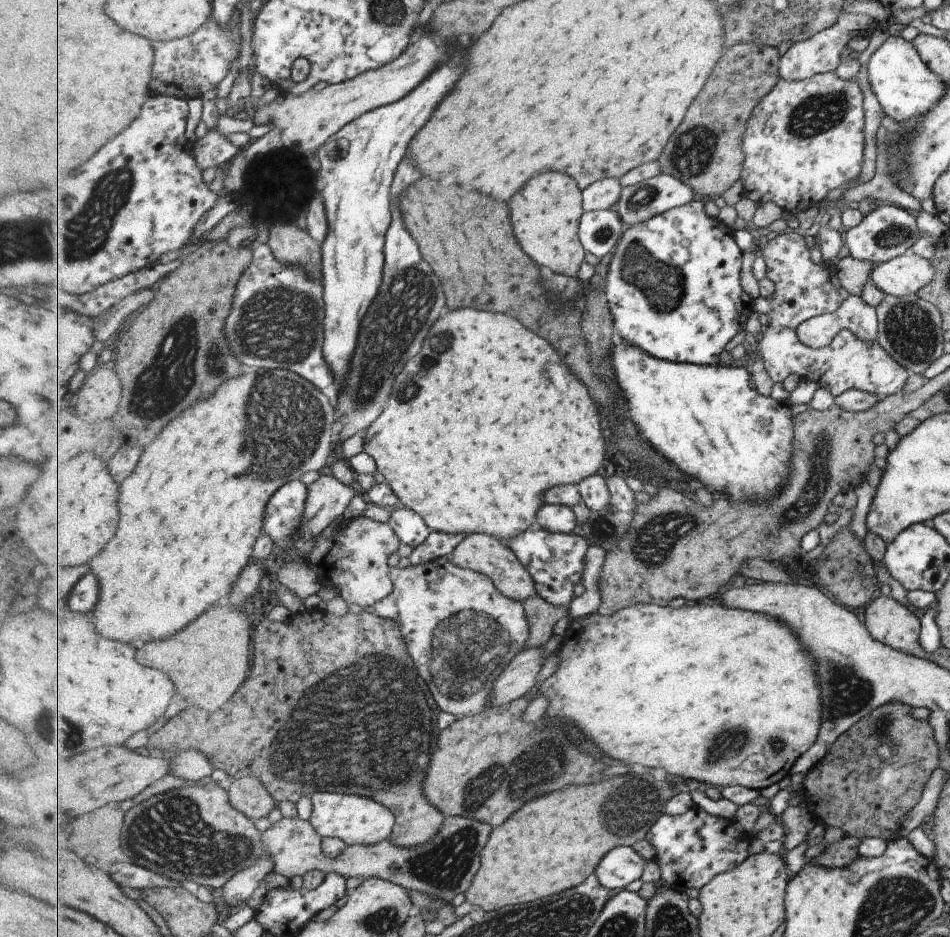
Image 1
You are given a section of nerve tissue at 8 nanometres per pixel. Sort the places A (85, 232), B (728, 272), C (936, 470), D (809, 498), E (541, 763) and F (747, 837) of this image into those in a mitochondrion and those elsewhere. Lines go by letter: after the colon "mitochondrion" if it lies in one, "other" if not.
A: mitochondrion
B: other
C: other
D: mitochondrion
E: mitochondrion
F: other

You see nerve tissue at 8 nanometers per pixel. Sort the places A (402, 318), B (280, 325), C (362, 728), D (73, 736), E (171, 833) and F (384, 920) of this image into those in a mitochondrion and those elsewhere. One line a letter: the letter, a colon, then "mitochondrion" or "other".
A: mitochondrion
B: mitochondrion
C: mitochondrion
D: mitochondrion
E: mitochondrion
F: mitochondrion

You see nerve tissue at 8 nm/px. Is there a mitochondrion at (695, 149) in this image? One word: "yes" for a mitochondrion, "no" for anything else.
yes

